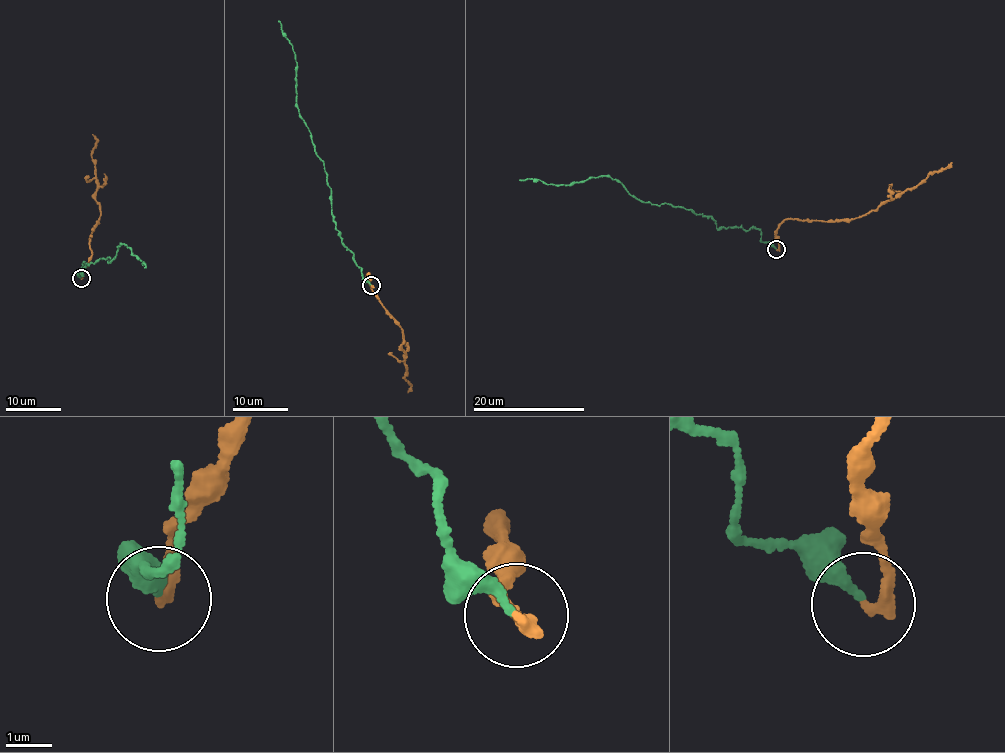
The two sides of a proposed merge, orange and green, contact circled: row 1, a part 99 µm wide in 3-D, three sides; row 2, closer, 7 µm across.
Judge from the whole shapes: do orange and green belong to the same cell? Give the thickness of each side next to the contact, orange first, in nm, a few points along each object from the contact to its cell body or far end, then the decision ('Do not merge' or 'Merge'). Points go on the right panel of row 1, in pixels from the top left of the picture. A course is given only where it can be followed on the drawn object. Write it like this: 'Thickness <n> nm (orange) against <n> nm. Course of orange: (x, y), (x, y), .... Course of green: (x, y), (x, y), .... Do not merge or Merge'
Thickness 300 nm (orange) against 280 nm. Course of orange: (776, 249), (777, 228), (785, 220), (855, 219), (877, 210), (952, 162). Course of green: (776, 249), (761, 241), (757, 228), (716, 227), (691, 209), (639, 201), (609, 177), (558, 186), (519, 179). Do not merge

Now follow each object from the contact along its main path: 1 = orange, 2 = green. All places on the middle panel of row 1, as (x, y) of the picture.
1: (370, 285), (368, 273), (370, 288), (403, 337), (401, 349), (407, 368), (403, 377), (410, 385), (408, 393)
2: (370, 285), (335, 229), (324, 161), (297, 106), (296, 54), (278, 21)

